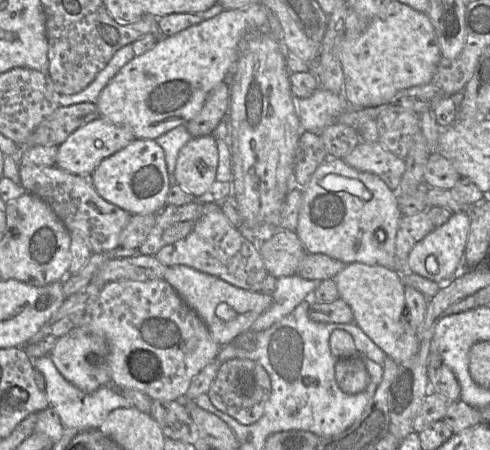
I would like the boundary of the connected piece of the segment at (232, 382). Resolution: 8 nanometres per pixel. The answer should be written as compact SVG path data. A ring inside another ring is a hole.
M235 358L220 366L207 394L215 408L242 425L251 425L263 416L271 391L270 376L261 364L249 359Z

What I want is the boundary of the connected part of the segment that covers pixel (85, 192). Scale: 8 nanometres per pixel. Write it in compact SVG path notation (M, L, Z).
M19 164L19 177L20 185L26 192L43 199L68 232L80 235L93 253L109 252L119 247L120 234L131 214L104 200L95 190L90 176L71 174L56 165L40 167Z

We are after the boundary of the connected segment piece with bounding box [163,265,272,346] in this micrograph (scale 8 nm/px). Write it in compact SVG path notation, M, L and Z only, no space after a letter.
M184 265L168 266L164 278L181 297L181 299L202 319L212 338L220 346L233 343L241 333L249 330L255 320L272 304L272 295L261 292L252 292L236 287L218 277L200 272Z

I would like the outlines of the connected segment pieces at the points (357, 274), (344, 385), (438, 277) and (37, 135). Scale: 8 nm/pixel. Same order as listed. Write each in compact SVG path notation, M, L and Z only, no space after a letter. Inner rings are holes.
M353 262L332 279L336 282L339 298L351 308L354 323L386 356L399 364L416 355L418 342L405 304L405 285L396 271L379 265Z
M362 356L337 359L335 379L338 387L347 394L363 392L369 384L369 374Z
M466 212L452 213L445 224L435 227L414 245L407 257L407 269L438 284L451 282L461 271L464 271L464 254L469 229L470 218Z
M96 103L59 106L46 117L17 148L17 157L33 146L59 146L79 127L100 117Z

